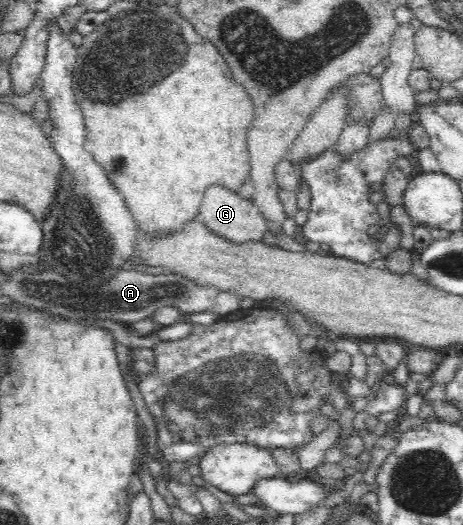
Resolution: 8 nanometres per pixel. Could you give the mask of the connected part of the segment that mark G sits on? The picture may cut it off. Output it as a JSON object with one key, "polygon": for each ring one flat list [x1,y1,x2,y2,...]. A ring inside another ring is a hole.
{"polygon":[[222,186,209,187,203,197,203,205,201,205,198,218,203,221,205,229,211,231,211,234,233,245,262,243,267,233,266,220,252,201,245,200,238,193,229,192]]}

